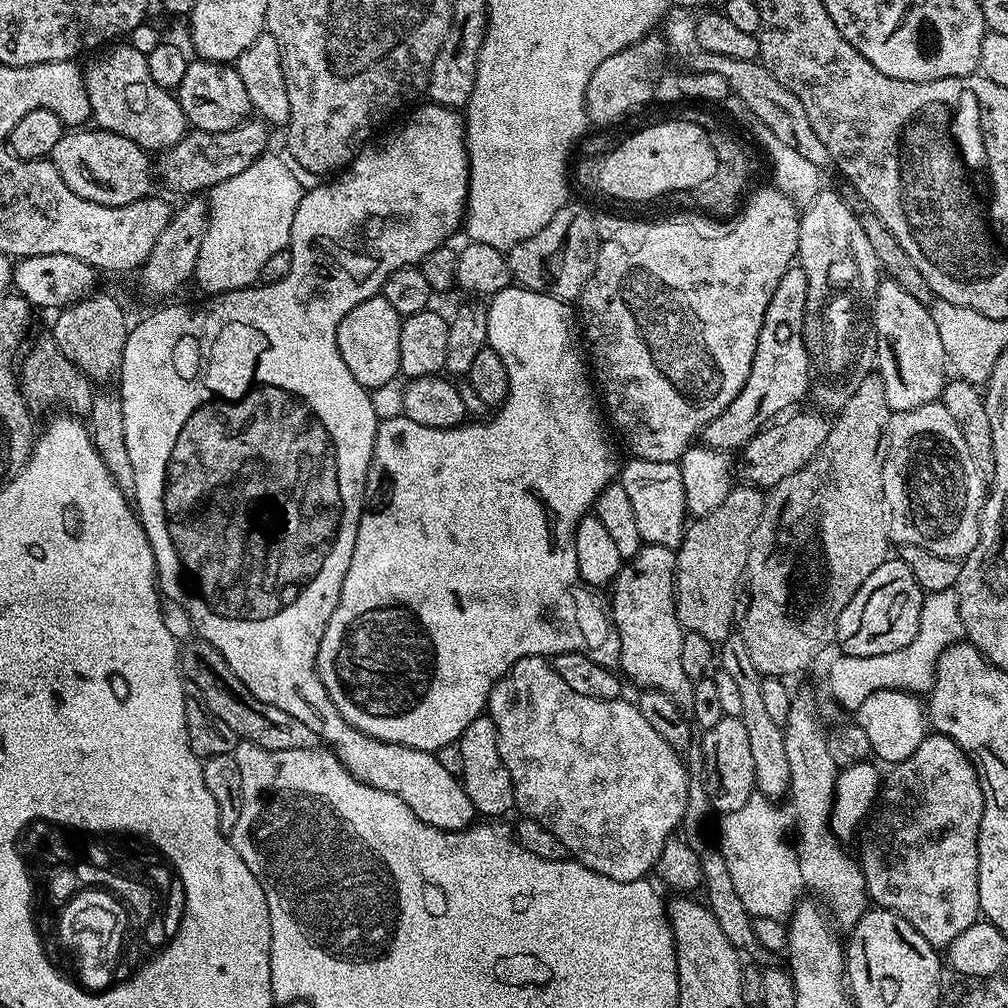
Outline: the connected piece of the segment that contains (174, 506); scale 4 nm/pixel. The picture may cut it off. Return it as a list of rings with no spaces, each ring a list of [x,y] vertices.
[[[424,102],[416,107],[407,113],[408,121],[397,132],[390,133],[385,140],[377,139],[365,146],[352,159],[351,165],[339,173],[338,178],[317,183],[320,184],[317,188],[309,187],[305,191],[298,202],[298,210],[294,210],[294,226],[290,230],[290,272],[281,281],[213,295],[193,312],[184,304],[172,304],[169,308],[158,309],[141,324],[133,323],[120,363],[118,395],[126,422],[126,450],[130,450],[130,462],[134,466],[134,508],[154,550],[159,591],[167,599],[178,602],[178,606],[182,606],[182,610],[190,614],[195,635],[210,642],[210,646],[214,646],[214,650],[218,650],[218,654],[222,654],[222,658],[230,662],[230,670],[238,674],[242,686],[246,686],[246,690],[250,690],[254,698],[270,706],[278,706],[278,710],[286,710],[290,718],[298,718],[298,722],[310,726],[310,730],[318,734],[321,742],[335,752],[352,777],[361,780],[363,784],[402,798],[402,802],[406,802],[406,806],[410,806],[410,810],[414,810],[414,814],[418,814],[422,822],[444,832],[460,832],[469,827],[478,816],[463,783],[438,762],[435,754],[376,740],[362,730],[350,726],[346,718],[342,718],[342,714],[338,712],[338,706],[334,706],[326,686],[322,686],[322,678],[316,673],[316,652],[320,649],[320,639],[330,622],[330,614],[334,614],[338,606],[342,582],[346,578],[346,570],[350,570],[350,558],[354,554],[354,542],[358,538],[358,522],[365,505],[364,486],[368,483],[368,467],[374,454],[378,423],[369,389],[362,387],[358,378],[350,374],[346,362],[342,362],[342,354],[338,354],[338,326],[342,318],[346,318],[346,314],[354,310],[354,306],[377,295],[383,289],[386,278],[394,274],[394,270],[407,264],[419,265],[426,254],[430,254],[430,250],[445,247],[446,242],[451,241],[448,239],[456,231],[461,231],[468,207],[465,117],[457,109],[444,108],[441,104]]]

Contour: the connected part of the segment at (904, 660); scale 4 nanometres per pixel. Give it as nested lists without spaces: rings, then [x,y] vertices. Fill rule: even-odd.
[[[956,590],[927,593],[914,641],[902,650],[896,650],[894,654],[837,655],[838,658],[831,662],[828,670],[830,692],[833,698],[850,712],[854,712],[870,694],[882,689],[927,694],[932,691],[933,682],[936,680],[936,668],[941,654],[963,636],[964,627]]]

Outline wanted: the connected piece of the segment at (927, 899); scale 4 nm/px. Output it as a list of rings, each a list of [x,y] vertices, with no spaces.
[[[939,734],[925,735],[918,750],[914,750],[914,754],[910,754],[910,758],[895,765],[889,772],[892,773],[889,776],[887,773],[883,777],[878,803],[863,829],[863,832],[865,831],[864,841],[860,844],[860,856],[858,855],[858,863],[866,878],[868,898],[875,907],[885,908],[888,912],[906,918],[906,922],[910,922],[910,926],[914,926],[914,930],[918,930],[918,934],[922,934],[922,938],[926,938],[926,942],[933,944],[937,950],[944,950],[947,949],[950,942],[954,942],[954,938],[958,938],[958,934],[962,934],[962,930],[967,930],[982,916],[978,902],[978,834],[984,813],[984,791],[980,785],[980,776],[976,773],[976,766],[972,763],[972,759],[949,736]]]

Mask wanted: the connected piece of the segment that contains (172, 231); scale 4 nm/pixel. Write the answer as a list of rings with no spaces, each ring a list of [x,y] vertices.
[[[200,194],[185,200],[188,201],[181,208],[177,207],[173,211],[166,230],[162,230],[158,242],[154,242],[154,250],[150,250],[146,262],[138,269],[140,284],[148,296],[168,296],[171,292],[178,291],[187,280],[193,279],[198,250],[202,248],[202,238],[208,225],[208,202]]]

